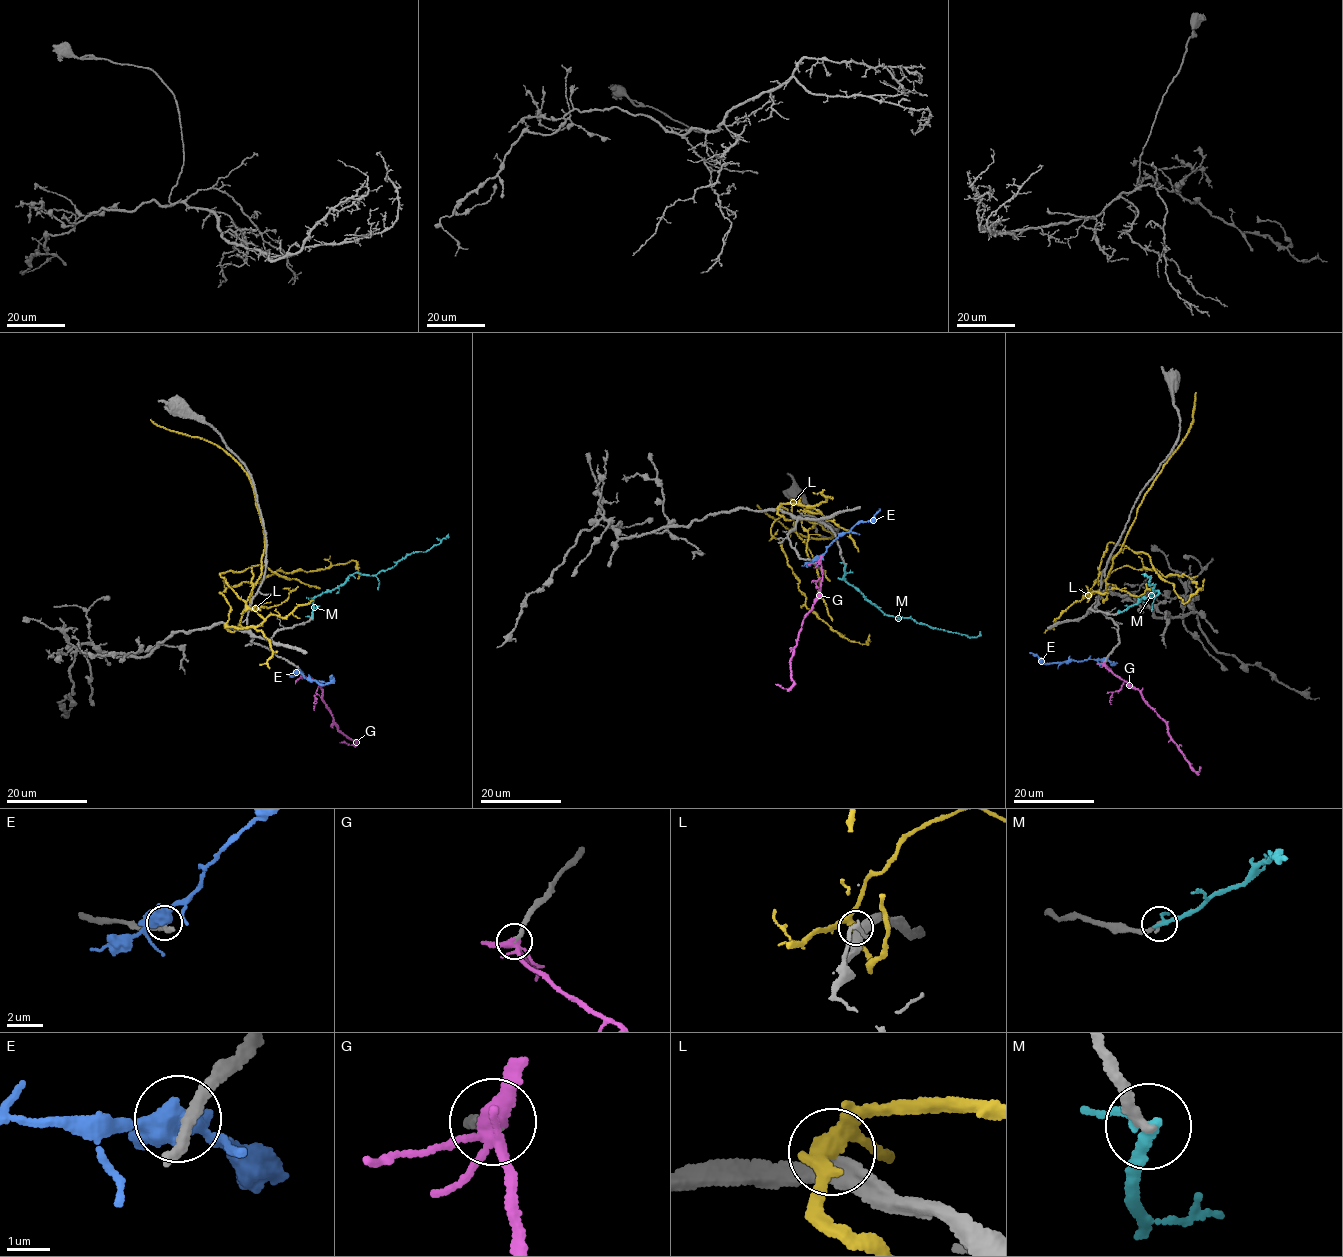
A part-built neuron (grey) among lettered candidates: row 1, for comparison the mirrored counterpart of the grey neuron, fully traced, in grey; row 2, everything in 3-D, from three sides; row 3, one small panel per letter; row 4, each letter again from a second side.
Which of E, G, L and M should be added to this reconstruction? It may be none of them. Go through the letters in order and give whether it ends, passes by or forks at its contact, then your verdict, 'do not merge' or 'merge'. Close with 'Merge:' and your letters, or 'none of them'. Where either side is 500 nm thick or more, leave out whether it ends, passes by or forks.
E: it forks there; do not merge
G: it forks there; merge
L: it forks there; do not merge
M: it passes by; do not merge
Merge: G

